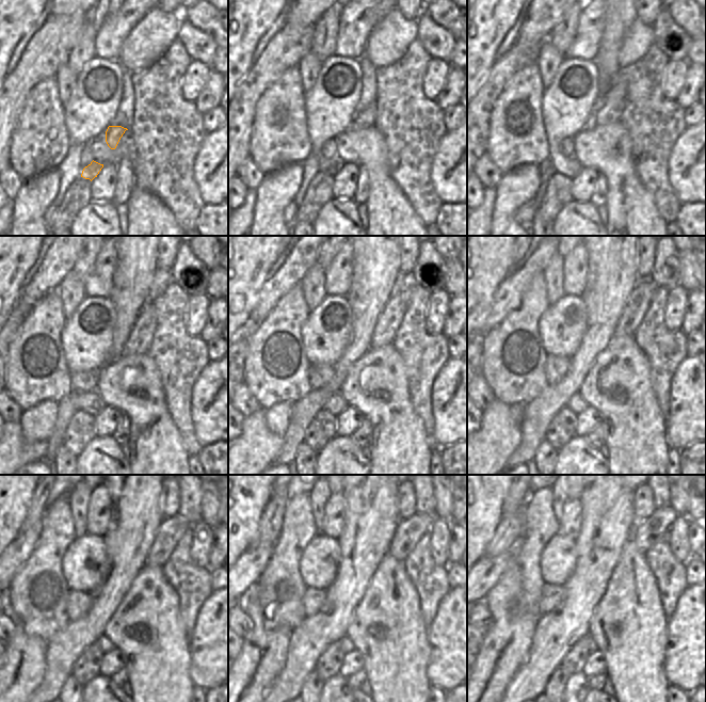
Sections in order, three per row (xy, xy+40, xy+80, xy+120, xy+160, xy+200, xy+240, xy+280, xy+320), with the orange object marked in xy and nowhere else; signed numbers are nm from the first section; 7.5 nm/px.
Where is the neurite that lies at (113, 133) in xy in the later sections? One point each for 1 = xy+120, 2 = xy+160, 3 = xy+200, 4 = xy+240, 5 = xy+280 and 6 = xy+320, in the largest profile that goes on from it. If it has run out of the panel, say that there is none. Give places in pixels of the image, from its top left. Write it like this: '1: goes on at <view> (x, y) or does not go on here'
1: goes on at xy+120 (141, 335)
2: goes on at xy+160 (392, 313)
3: goes on at xy+200 (638, 303)
4: goes on at xy+240 (170, 531)
5: goes on at xy+280 (408, 531)
6: goes on at xy+320 (646, 532)

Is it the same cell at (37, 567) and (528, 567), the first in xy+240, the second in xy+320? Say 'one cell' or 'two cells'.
one cell

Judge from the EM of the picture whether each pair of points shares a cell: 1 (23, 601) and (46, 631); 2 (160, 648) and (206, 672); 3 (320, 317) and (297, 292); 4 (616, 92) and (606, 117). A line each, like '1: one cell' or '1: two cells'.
1: one cell
2: two cells
3: two cells
4: one cell

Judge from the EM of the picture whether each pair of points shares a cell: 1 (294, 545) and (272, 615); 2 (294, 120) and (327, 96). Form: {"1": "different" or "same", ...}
{"1": "same", "2": "different"}

